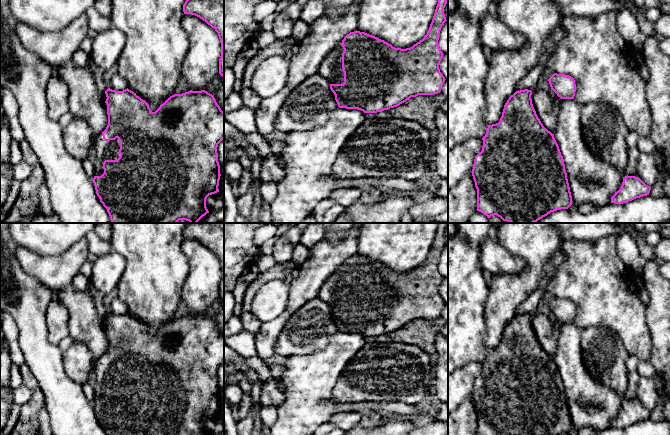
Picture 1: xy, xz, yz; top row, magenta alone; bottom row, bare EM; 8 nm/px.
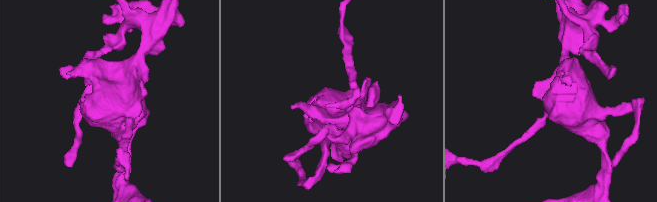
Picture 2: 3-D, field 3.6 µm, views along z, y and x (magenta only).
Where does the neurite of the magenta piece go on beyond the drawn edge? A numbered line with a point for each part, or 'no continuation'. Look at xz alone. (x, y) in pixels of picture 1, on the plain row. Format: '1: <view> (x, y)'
1: xz (331, 293)

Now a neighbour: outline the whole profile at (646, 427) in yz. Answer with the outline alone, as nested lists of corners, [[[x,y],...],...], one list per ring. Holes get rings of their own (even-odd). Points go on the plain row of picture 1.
[[[646,419],[623,428],[609,427],[596,435],[670,435],[670,421]]]

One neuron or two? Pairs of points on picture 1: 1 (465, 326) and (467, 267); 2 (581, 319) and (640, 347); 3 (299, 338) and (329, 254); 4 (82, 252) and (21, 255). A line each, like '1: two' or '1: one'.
1: one
2: one
3: two
4: one

